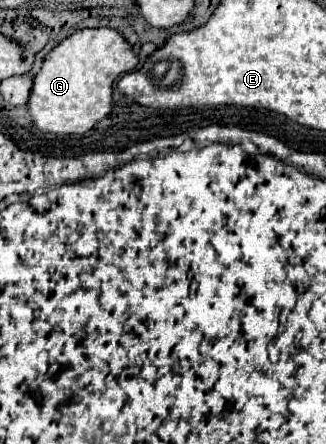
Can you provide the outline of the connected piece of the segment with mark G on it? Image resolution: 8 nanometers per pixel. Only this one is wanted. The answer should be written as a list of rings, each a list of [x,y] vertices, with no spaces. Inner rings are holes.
[[[87,28],[77,30],[67,40],[63,40],[59,46],[53,48],[53,52],[43,60],[41,72],[35,76],[31,100],[27,104],[31,118],[35,126],[41,132],[51,134],[85,134],[89,132],[99,120],[111,114],[113,108],[113,84],[121,74],[131,72],[137,66],[139,58],[133,52],[131,44],[115,30],[111,28]]]

